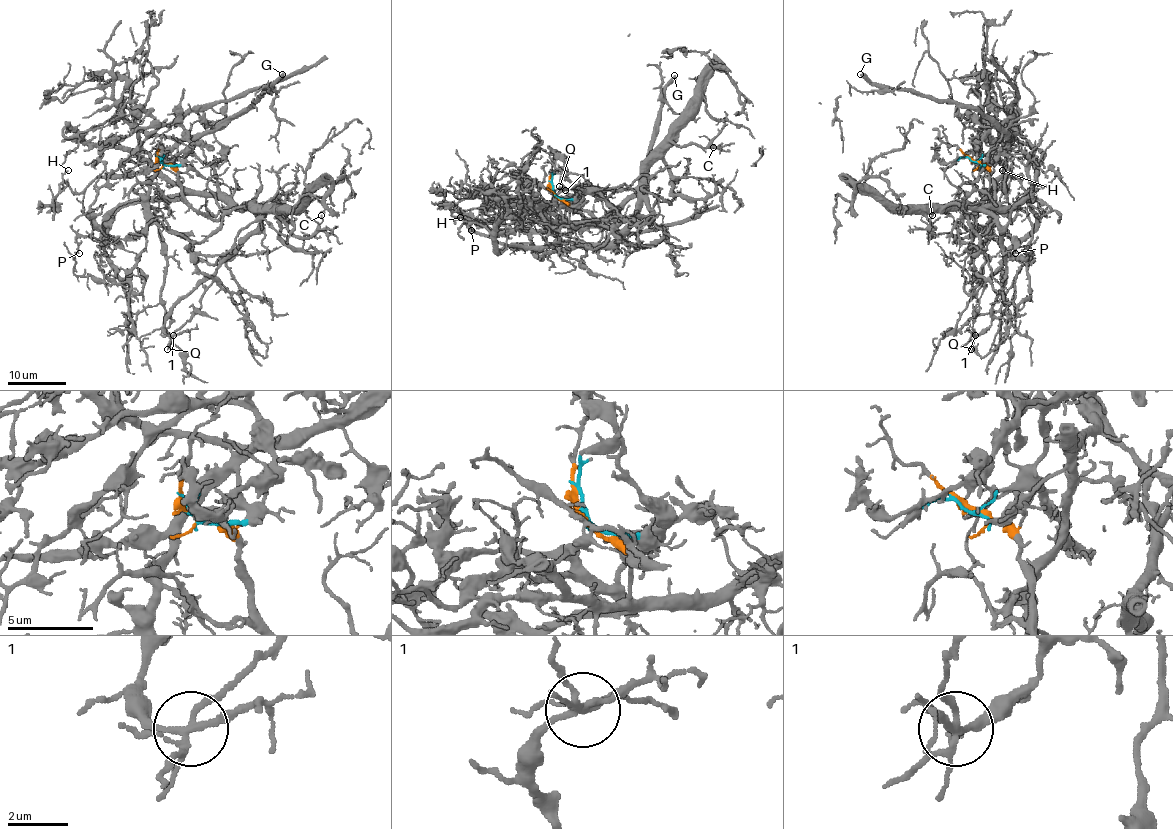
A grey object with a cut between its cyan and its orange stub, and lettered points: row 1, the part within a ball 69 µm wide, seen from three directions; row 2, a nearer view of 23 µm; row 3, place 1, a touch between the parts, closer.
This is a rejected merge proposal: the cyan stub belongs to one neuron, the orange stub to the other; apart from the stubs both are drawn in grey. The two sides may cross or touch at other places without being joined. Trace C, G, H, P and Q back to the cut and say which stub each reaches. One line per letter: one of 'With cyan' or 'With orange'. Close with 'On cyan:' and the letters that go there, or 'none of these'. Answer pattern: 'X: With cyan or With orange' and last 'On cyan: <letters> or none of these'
C: With orange
G: With cyan
H: With cyan
P: With orange
Q: With cyan
On cyan: G, H, Q

